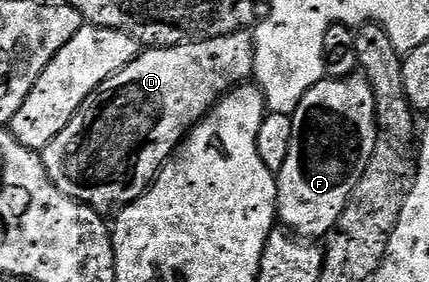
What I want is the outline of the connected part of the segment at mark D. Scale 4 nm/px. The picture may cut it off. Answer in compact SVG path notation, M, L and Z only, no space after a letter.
M238 31L231 35L223 35L222 37L209 37L205 41L184 41L181 45L163 45L146 48L135 60L127 63L127 67L123 67L123 71L119 71L107 78L103 83L99 83L99 87L95 87L95 91L91 91L91 95L87 95L87 99L83 99L79 111L75 111L75 115L71 115L71 123L67 123L67 127L63 127L63 131L59 131L59 135L55 135L55 139L51 139L49 146L41 153L41 162L45 164L45 170L51 179L51 183L55 183L55 187L59 187L59 191L63 191L63 195L91 206L92 209L96 209L102 215L116 214L132 201L139 199L145 194L145 190L153 184L153 180L157 178L159 170L172 157L178 145L184 141L187 134L209 114L209 110L230 89L246 84L252 78L254 67L255 47L253 46L252 32L249 31Z

